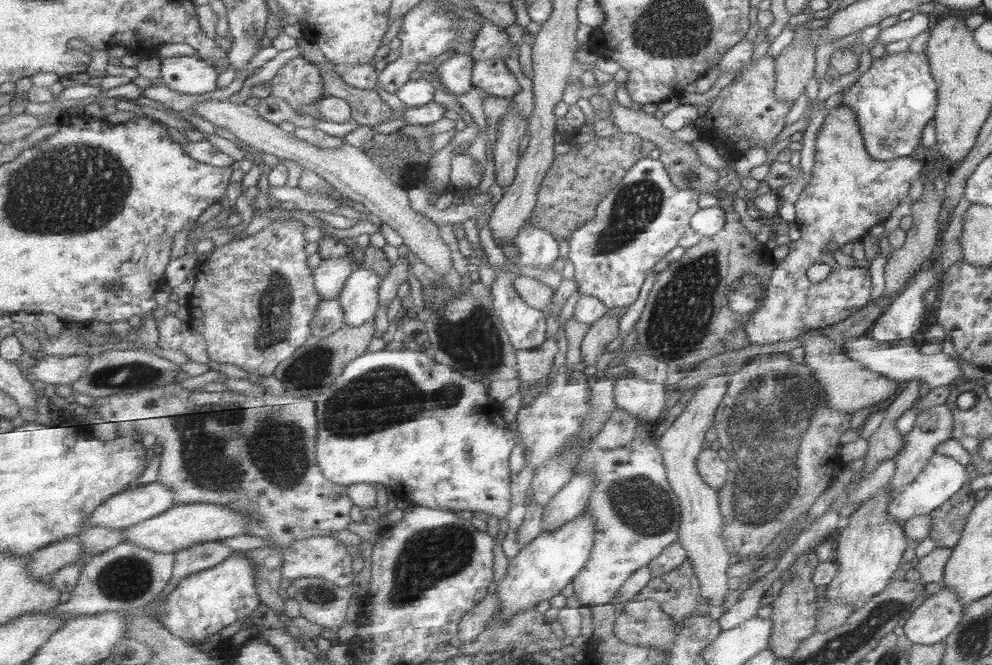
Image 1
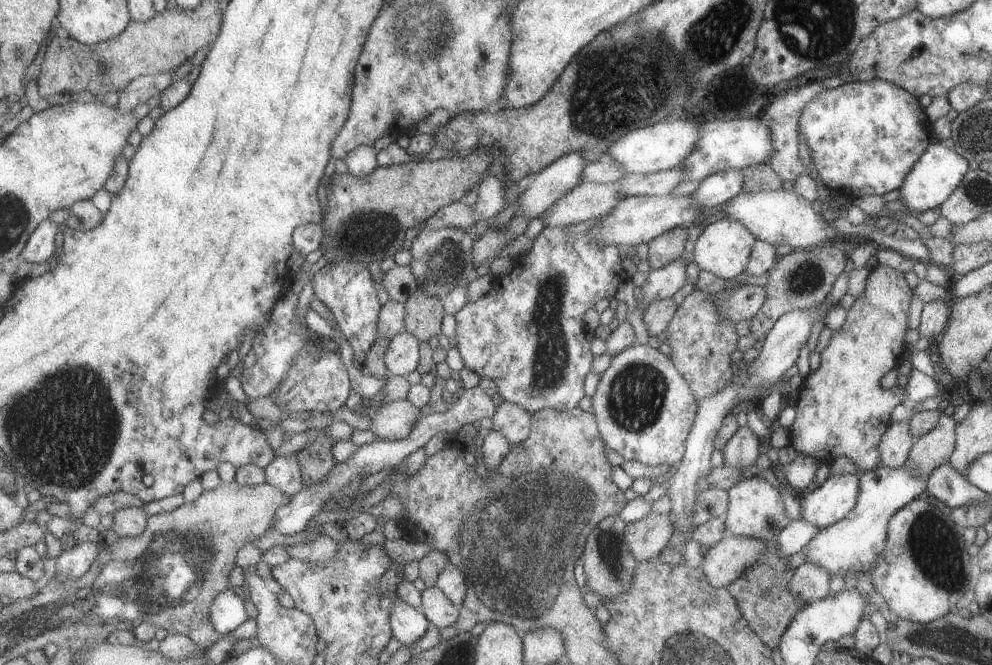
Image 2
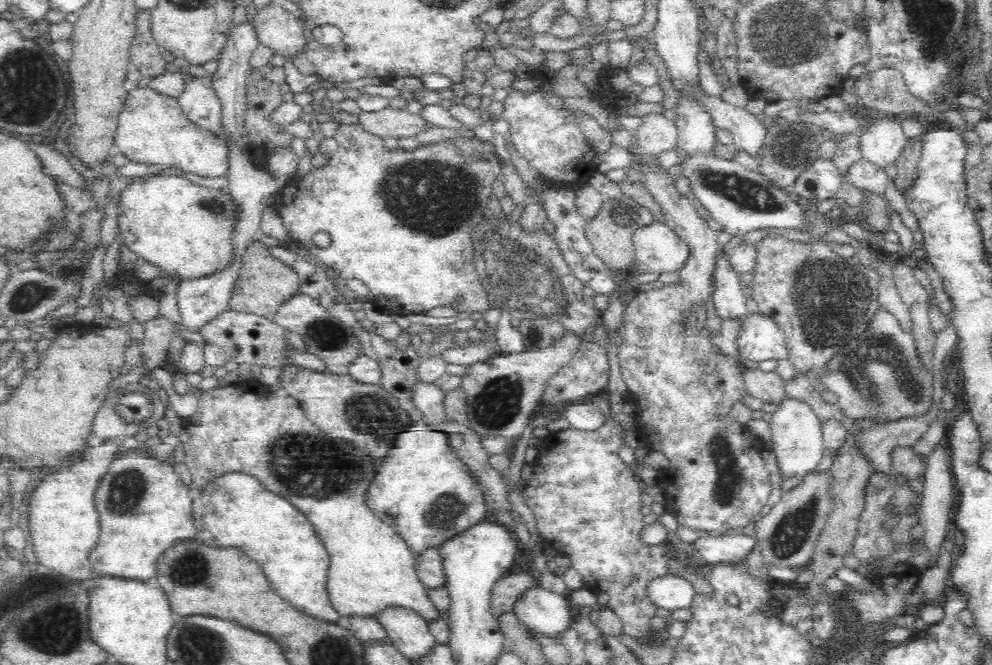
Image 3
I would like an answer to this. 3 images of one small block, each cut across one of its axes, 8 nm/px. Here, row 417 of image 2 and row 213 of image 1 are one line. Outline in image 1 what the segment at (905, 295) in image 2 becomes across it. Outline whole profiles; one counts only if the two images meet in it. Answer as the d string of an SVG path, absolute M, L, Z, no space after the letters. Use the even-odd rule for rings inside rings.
M837 106L828 110L815 138L815 152L811 174L798 199L793 202L795 220L799 233L799 242L789 245L789 252L783 260L777 261L770 275L768 286L757 307L748 315L743 330L749 343L763 345L786 342L799 337L805 329L820 329L831 326L851 315L869 302L871 293L869 270L858 267L843 268L832 257L835 250L844 244L861 240L875 224L883 224L891 211L909 192L909 184L917 180L923 170L923 161L913 160L909 156L879 161L871 158L865 150L863 139L857 124L857 118L851 108ZM814 262L824 262L830 267L830 274L821 282L812 284L806 276L807 268Z

